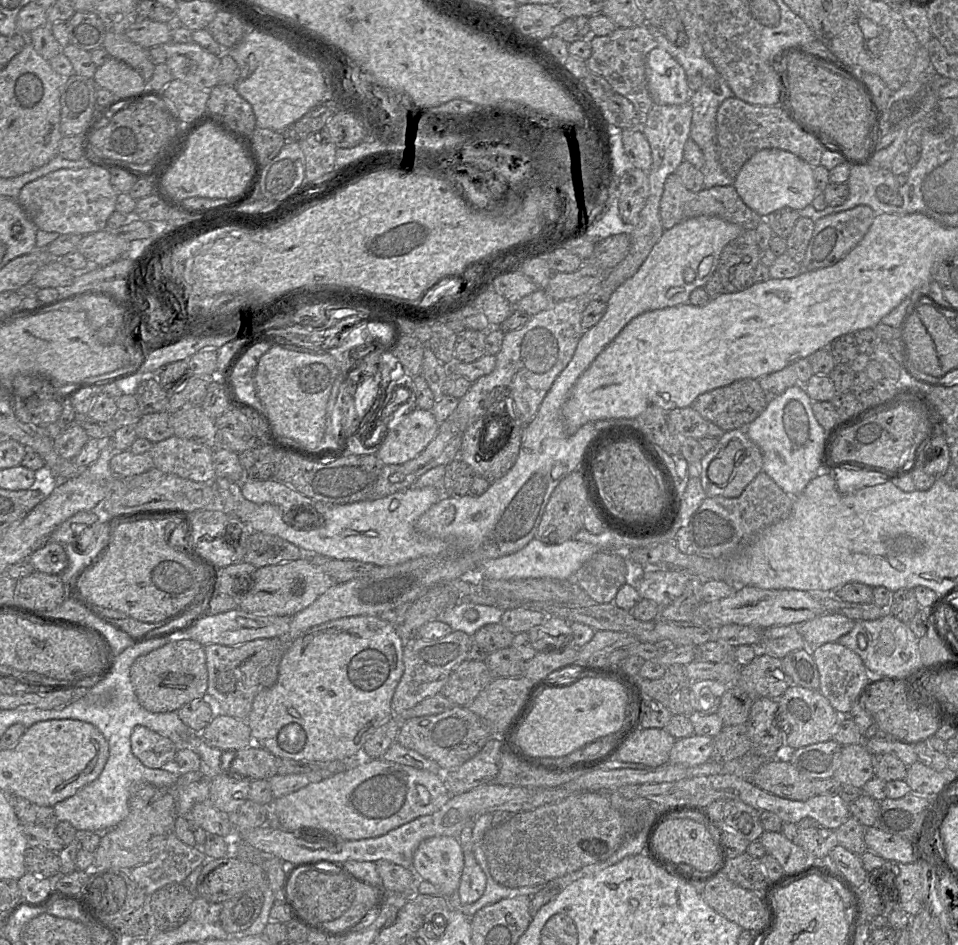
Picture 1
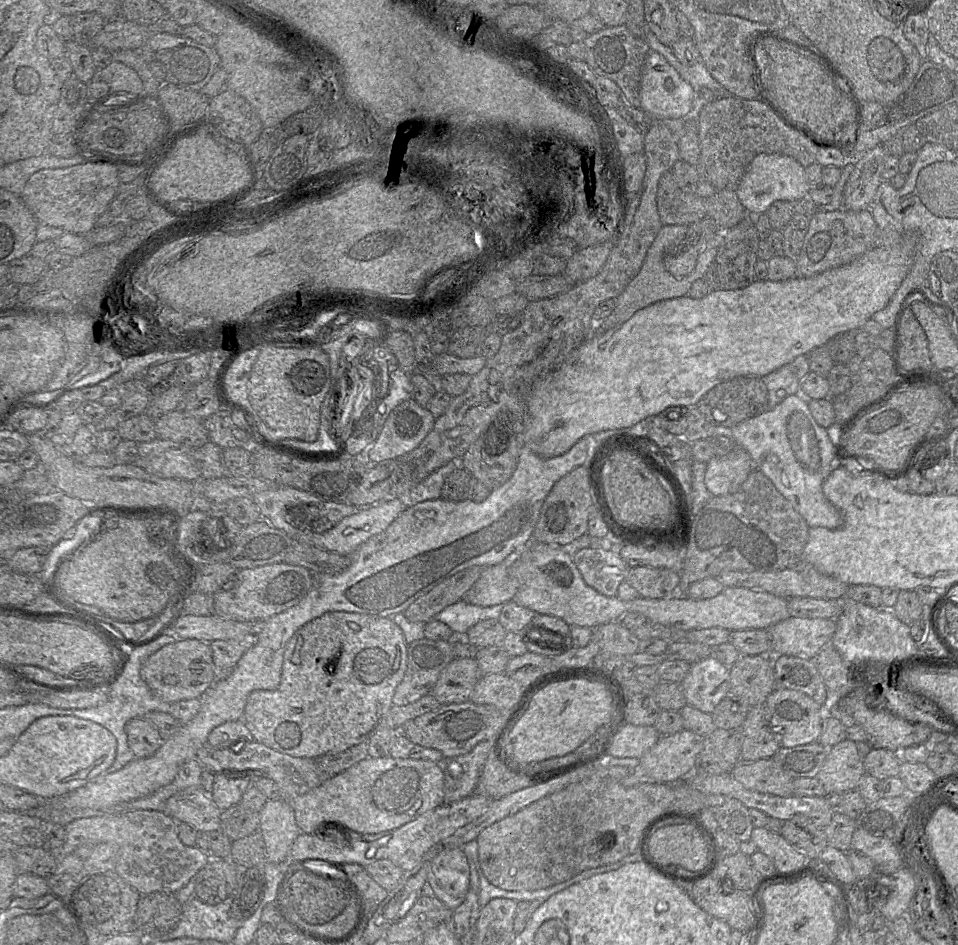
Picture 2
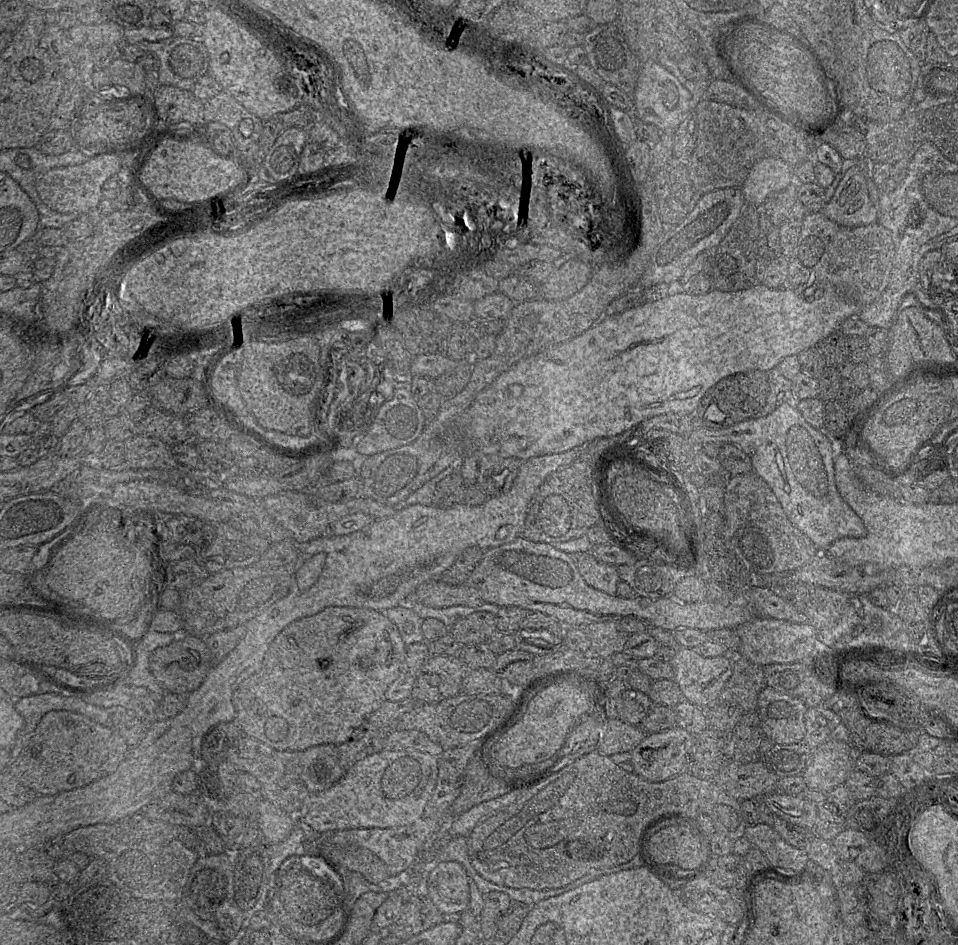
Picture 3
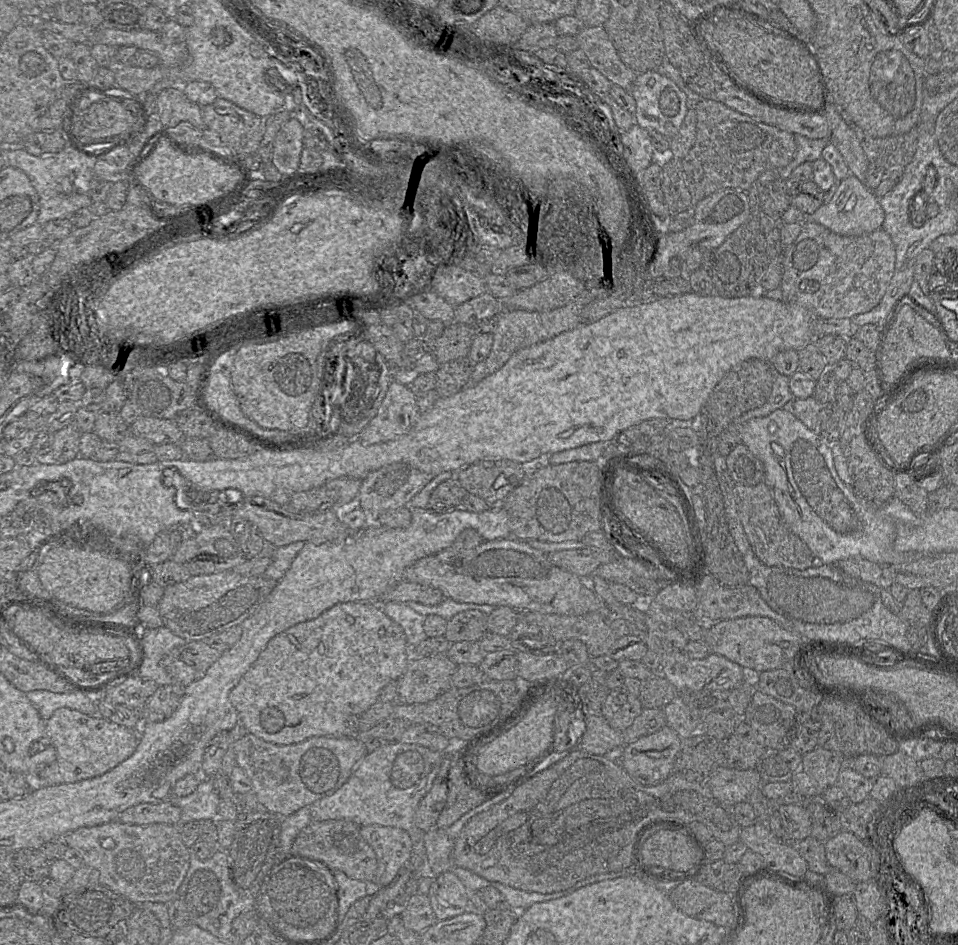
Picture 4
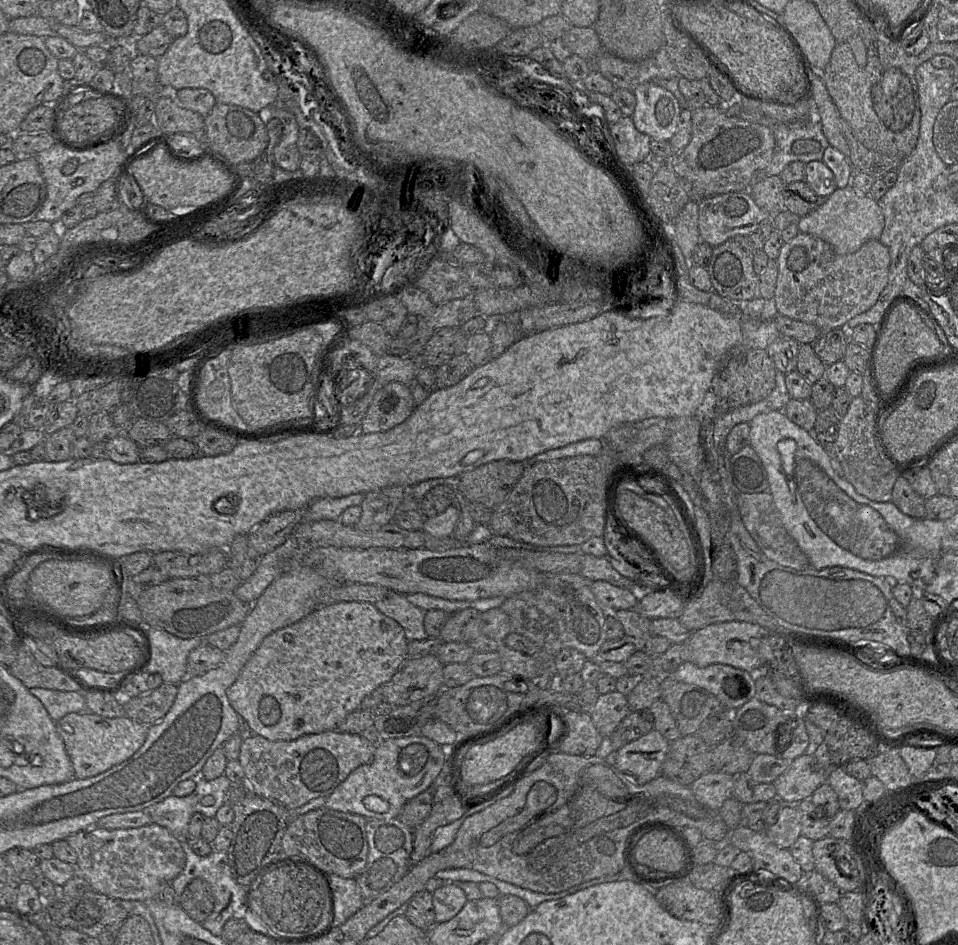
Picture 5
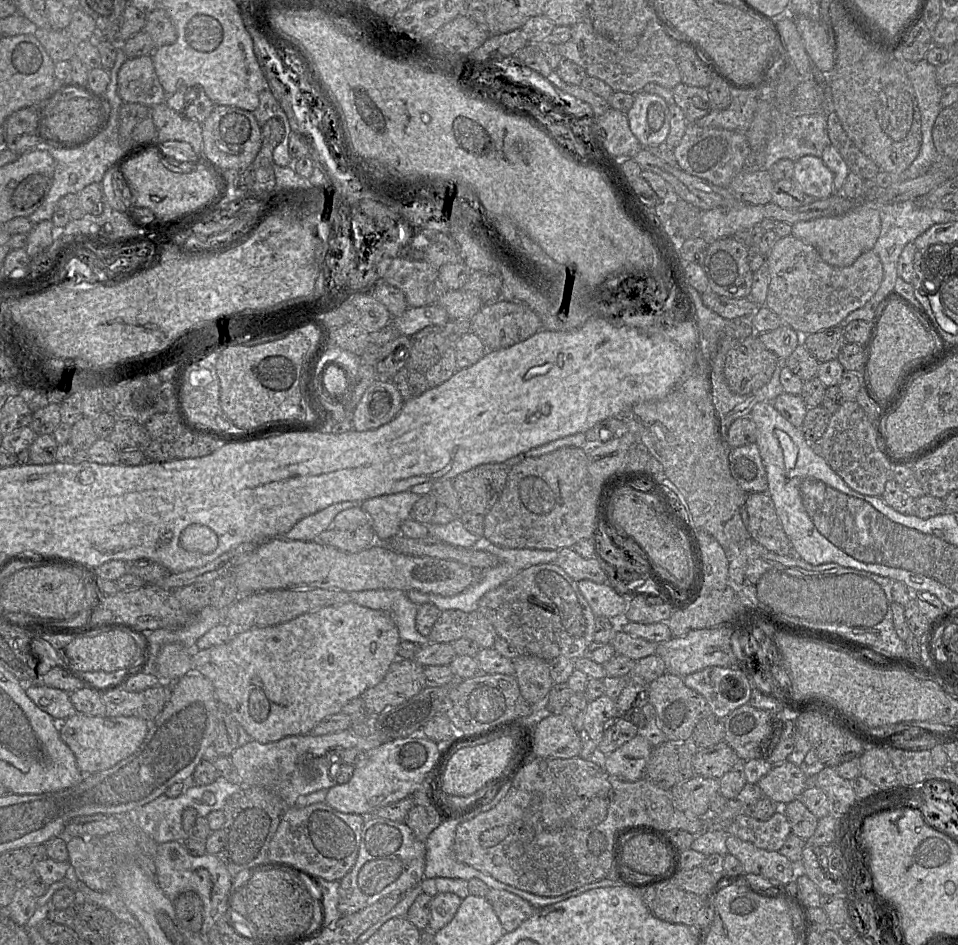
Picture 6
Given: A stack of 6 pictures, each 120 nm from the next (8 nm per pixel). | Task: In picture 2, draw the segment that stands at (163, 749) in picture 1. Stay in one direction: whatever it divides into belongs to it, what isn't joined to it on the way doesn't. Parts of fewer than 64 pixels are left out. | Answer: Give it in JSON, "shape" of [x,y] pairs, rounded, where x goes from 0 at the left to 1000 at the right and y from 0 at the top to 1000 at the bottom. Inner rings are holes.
{"shape":[[[149,759],[135,761],[129,772],[134,789],[141,802],[160,799],[171,783],[166,774]]]}

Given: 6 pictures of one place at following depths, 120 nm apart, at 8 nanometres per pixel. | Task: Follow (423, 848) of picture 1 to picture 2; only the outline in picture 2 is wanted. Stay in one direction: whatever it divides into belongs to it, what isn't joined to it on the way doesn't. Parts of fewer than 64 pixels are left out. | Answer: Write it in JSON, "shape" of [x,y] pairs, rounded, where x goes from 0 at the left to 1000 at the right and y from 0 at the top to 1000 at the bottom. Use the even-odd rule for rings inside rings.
{"shape":[[[481,896],[461,899],[452,908],[446,933],[457,950],[470,963],[481,958],[490,938],[490,913]]]}

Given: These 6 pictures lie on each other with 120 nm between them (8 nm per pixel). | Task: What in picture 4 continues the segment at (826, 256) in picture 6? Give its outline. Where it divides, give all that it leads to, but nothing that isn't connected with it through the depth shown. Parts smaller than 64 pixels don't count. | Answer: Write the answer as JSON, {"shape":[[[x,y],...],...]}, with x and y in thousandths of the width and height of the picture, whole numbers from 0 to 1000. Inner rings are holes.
{"shape":[[[887,184],[877,195],[864,216],[857,217],[841,234],[855,236],[868,246],[880,250],[895,250],[919,242],[924,232],[918,210],[895,187]]]}

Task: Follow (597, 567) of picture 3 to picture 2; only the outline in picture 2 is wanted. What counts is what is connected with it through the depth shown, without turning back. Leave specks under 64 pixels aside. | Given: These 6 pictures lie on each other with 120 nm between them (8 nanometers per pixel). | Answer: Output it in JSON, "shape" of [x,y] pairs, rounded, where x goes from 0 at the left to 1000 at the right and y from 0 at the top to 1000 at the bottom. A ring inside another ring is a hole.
{"shape":[[[610,580],[598,585],[597,592],[611,617],[636,632],[643,631],[658,601],[645,582]]]}

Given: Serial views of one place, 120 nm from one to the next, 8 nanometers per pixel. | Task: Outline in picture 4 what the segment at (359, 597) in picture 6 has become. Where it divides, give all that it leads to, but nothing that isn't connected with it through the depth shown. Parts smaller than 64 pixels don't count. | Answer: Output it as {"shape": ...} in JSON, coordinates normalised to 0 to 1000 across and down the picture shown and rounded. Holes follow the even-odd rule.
{"shape":[[[402,637],[397,639],[400,648],[419,662],[428,687],[446,676],[442,665],[445,652],[435,649],[424,638]]]}

